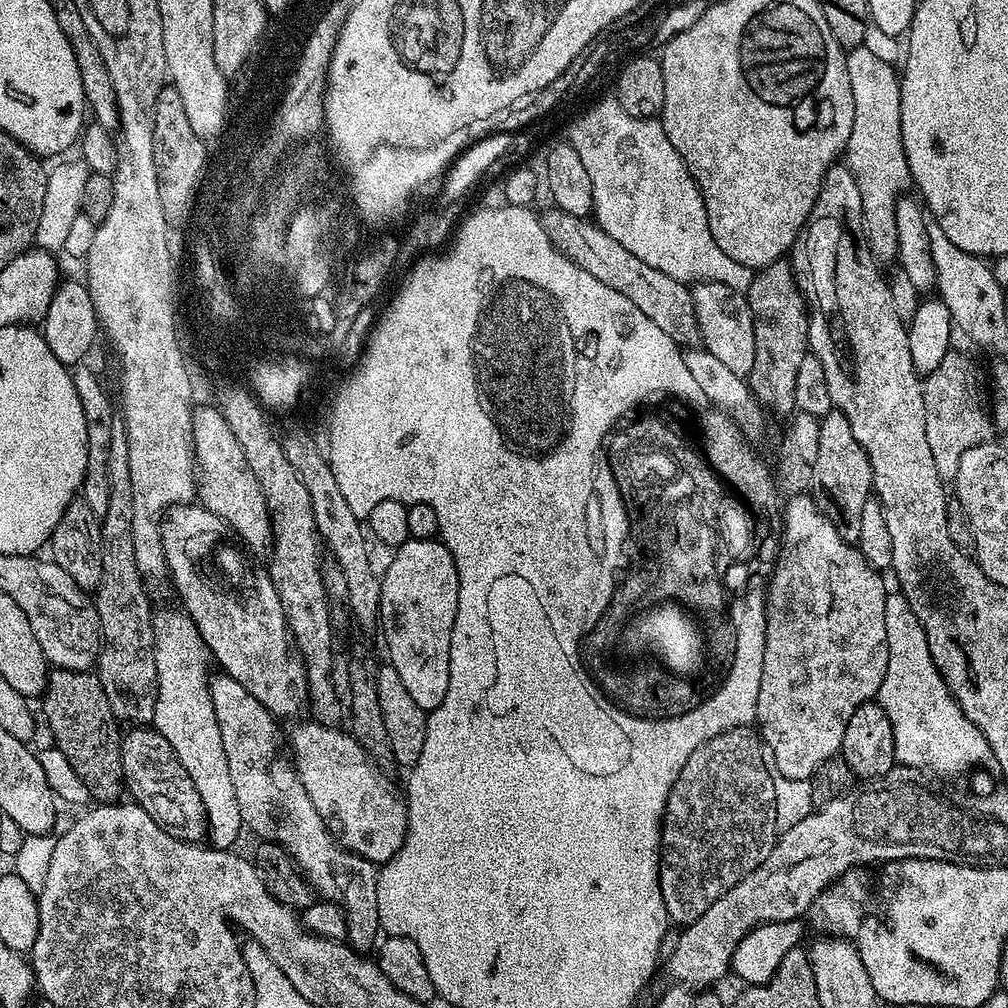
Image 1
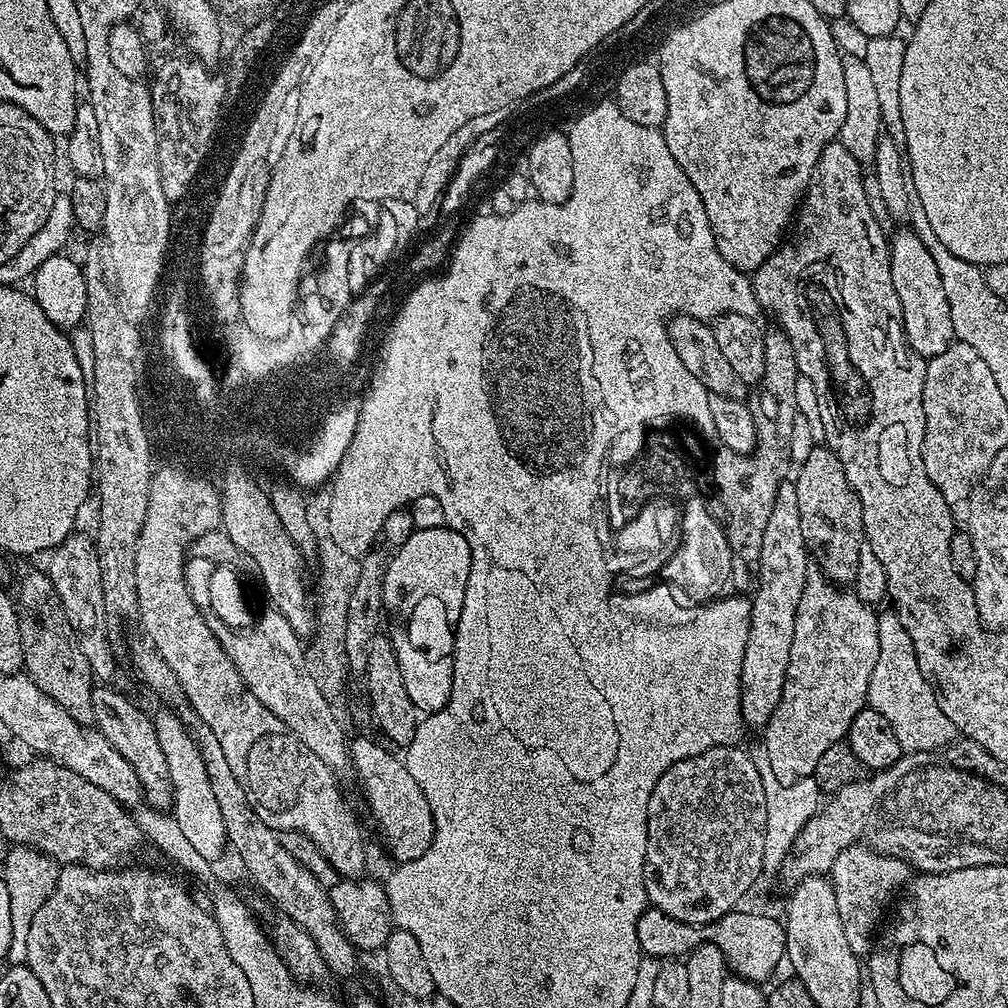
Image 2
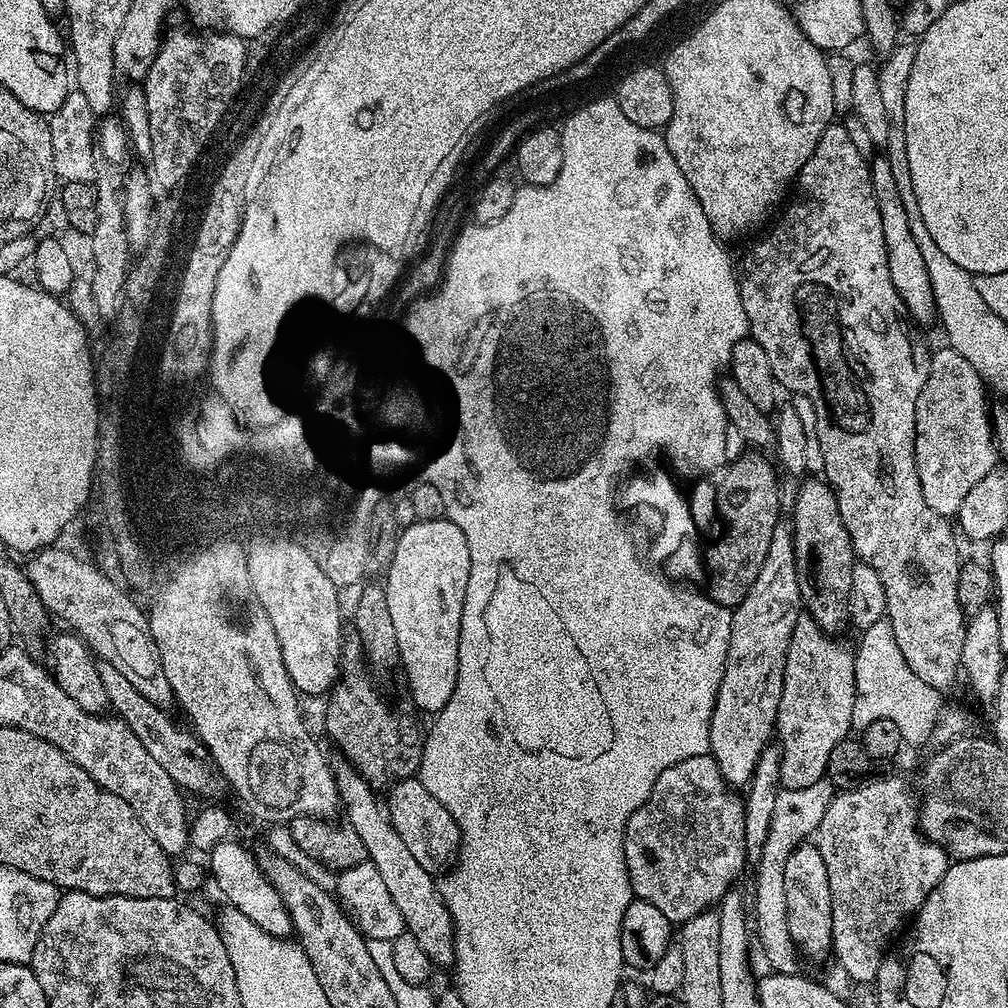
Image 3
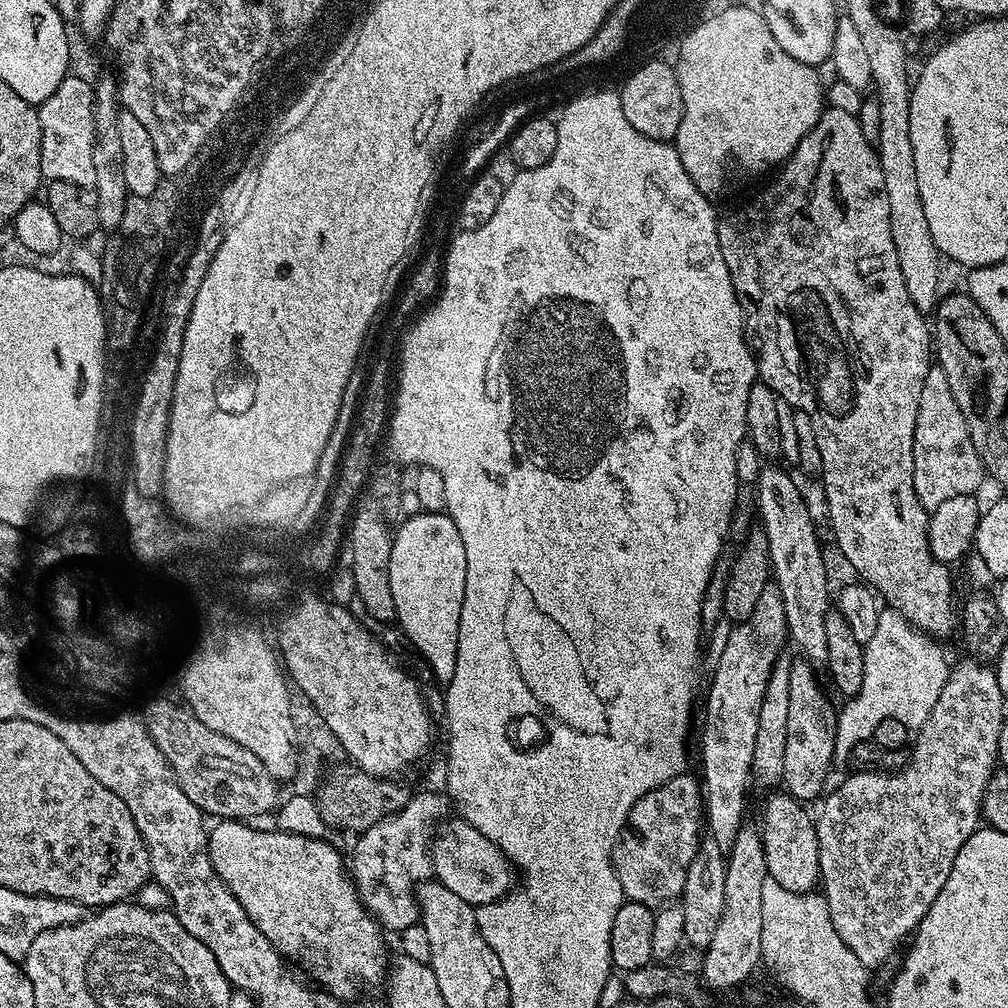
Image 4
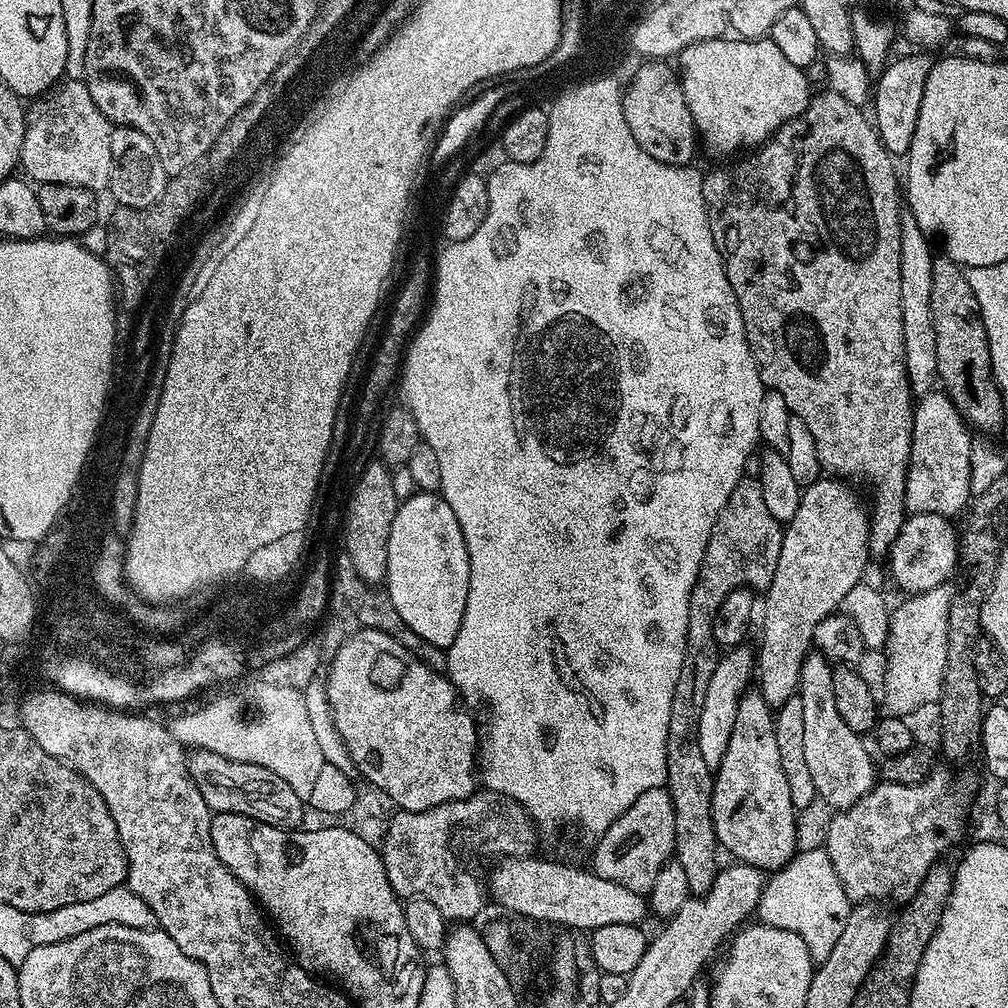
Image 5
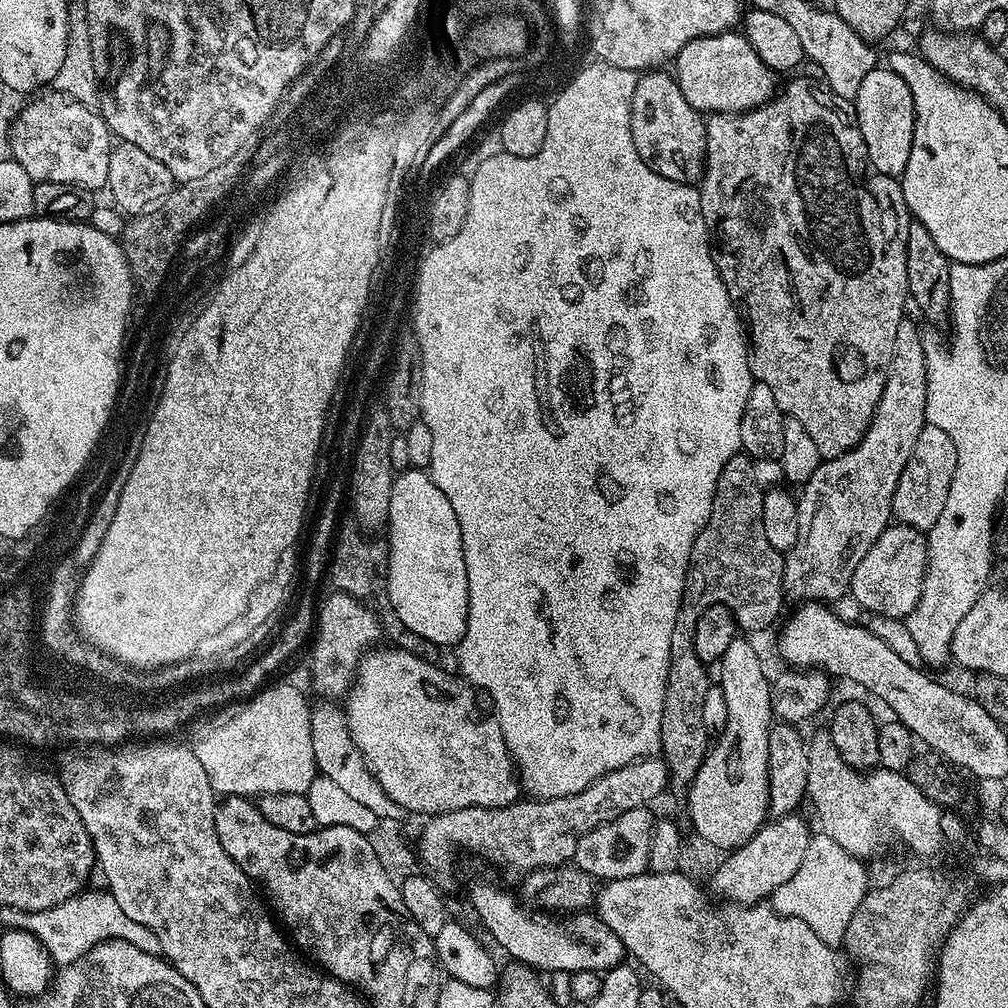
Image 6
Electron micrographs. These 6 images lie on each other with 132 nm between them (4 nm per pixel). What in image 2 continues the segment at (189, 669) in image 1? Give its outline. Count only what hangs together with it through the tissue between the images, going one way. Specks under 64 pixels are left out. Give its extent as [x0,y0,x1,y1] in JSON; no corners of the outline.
[154,710,229,862]

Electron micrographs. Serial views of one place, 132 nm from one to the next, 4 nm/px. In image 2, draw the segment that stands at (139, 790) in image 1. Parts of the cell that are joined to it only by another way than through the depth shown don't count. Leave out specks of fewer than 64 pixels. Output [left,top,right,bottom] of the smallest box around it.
[92,686,173,812]

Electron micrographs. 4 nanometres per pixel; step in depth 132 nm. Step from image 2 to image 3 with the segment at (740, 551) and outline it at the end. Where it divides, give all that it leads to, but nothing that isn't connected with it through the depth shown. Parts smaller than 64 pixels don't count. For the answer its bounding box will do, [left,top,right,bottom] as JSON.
[706,454,782,610]

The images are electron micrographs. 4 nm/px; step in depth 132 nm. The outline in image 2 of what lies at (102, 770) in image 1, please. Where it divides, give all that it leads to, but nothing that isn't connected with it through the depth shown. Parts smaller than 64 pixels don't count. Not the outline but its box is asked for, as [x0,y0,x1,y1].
[14,562,95,726]

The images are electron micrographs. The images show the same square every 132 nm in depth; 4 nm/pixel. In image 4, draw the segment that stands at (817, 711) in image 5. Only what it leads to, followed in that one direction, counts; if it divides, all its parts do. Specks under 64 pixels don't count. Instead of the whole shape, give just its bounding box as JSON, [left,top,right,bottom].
[754,466,830,666]

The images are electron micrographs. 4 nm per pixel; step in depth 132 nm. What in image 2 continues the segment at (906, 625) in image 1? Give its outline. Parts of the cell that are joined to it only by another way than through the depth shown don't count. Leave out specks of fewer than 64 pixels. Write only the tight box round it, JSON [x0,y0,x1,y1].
[867,611,957,754]

